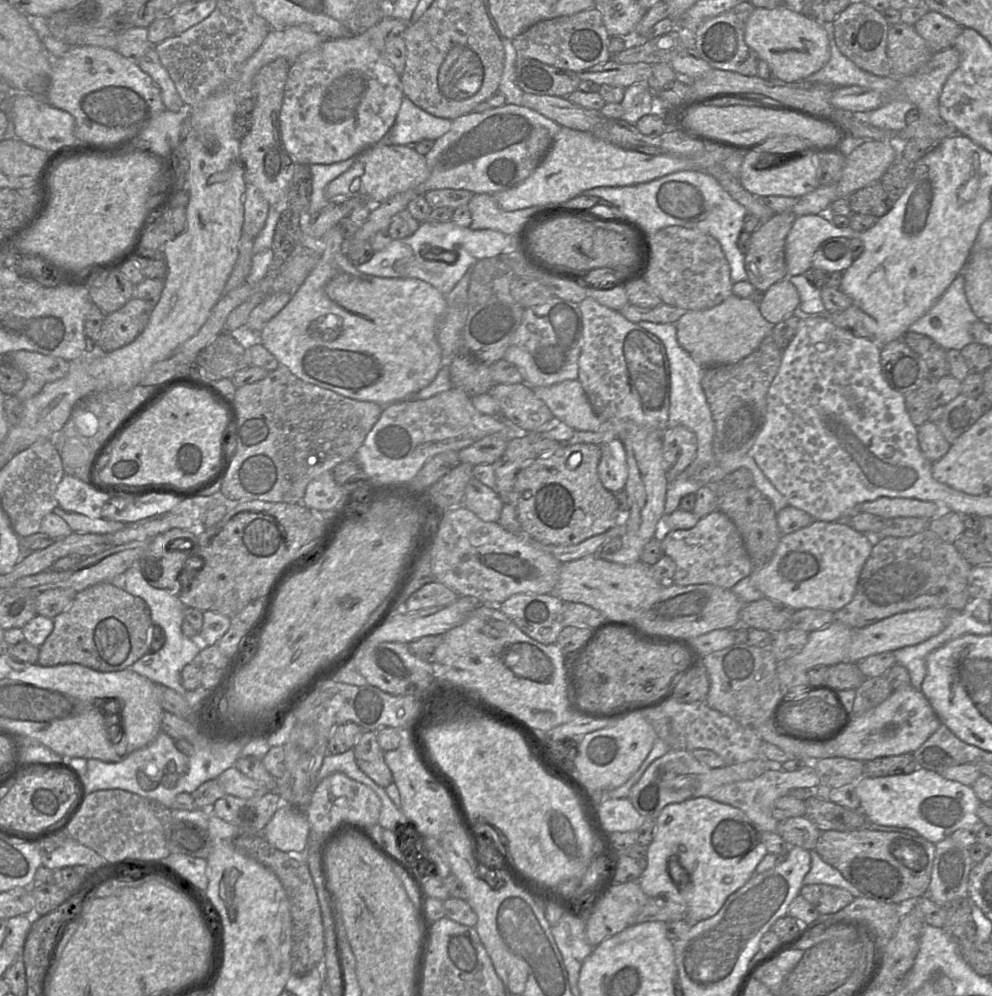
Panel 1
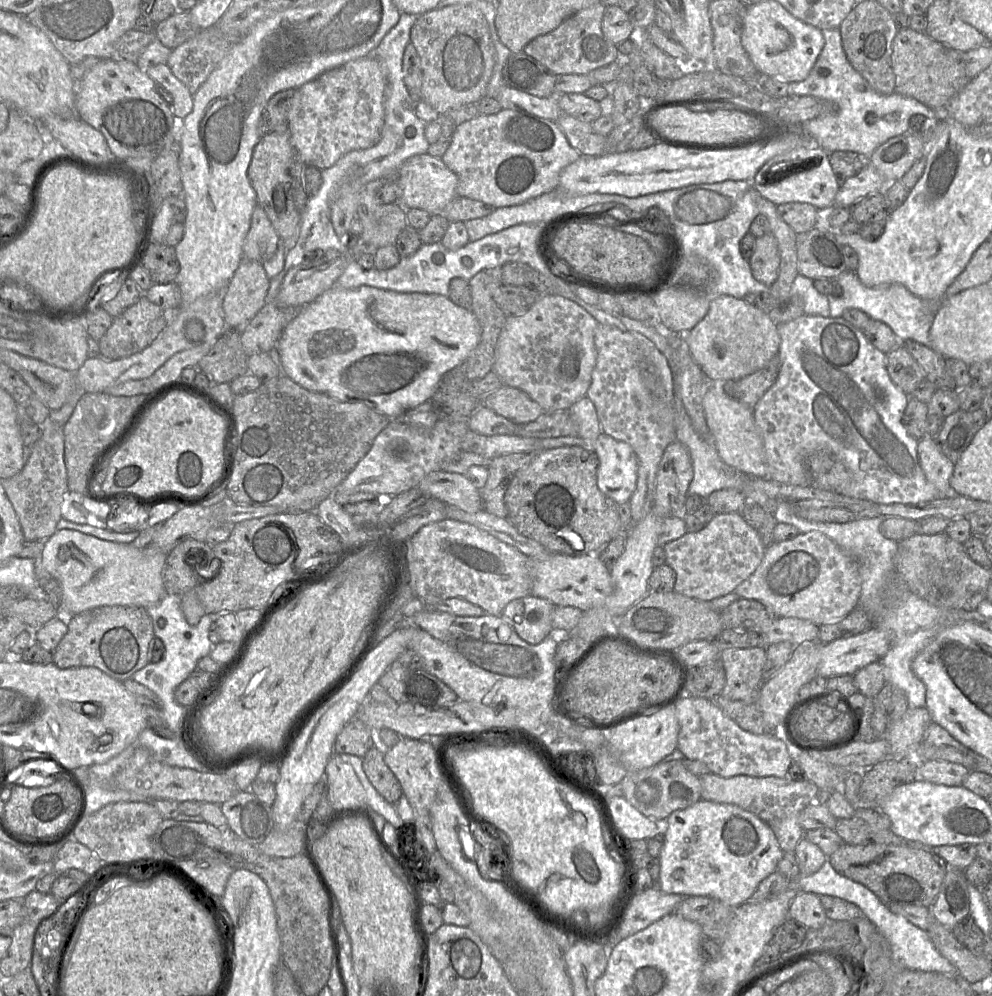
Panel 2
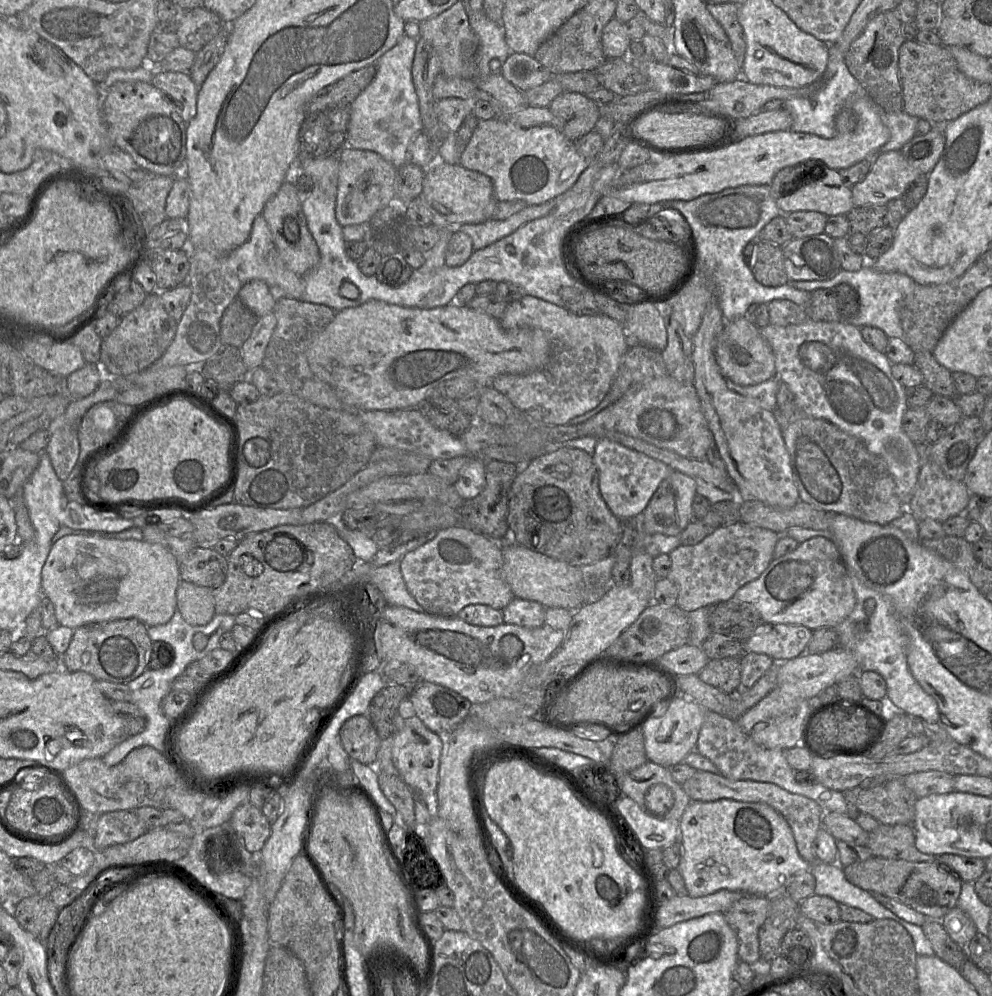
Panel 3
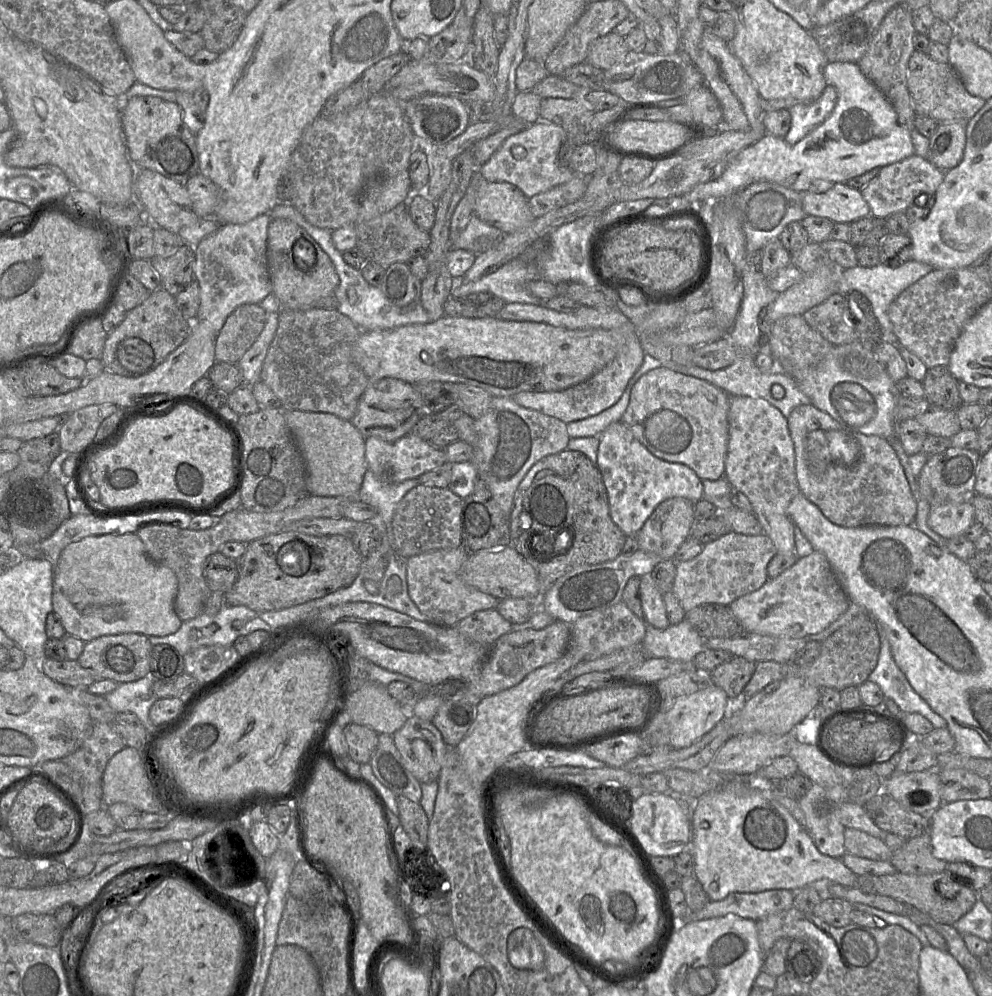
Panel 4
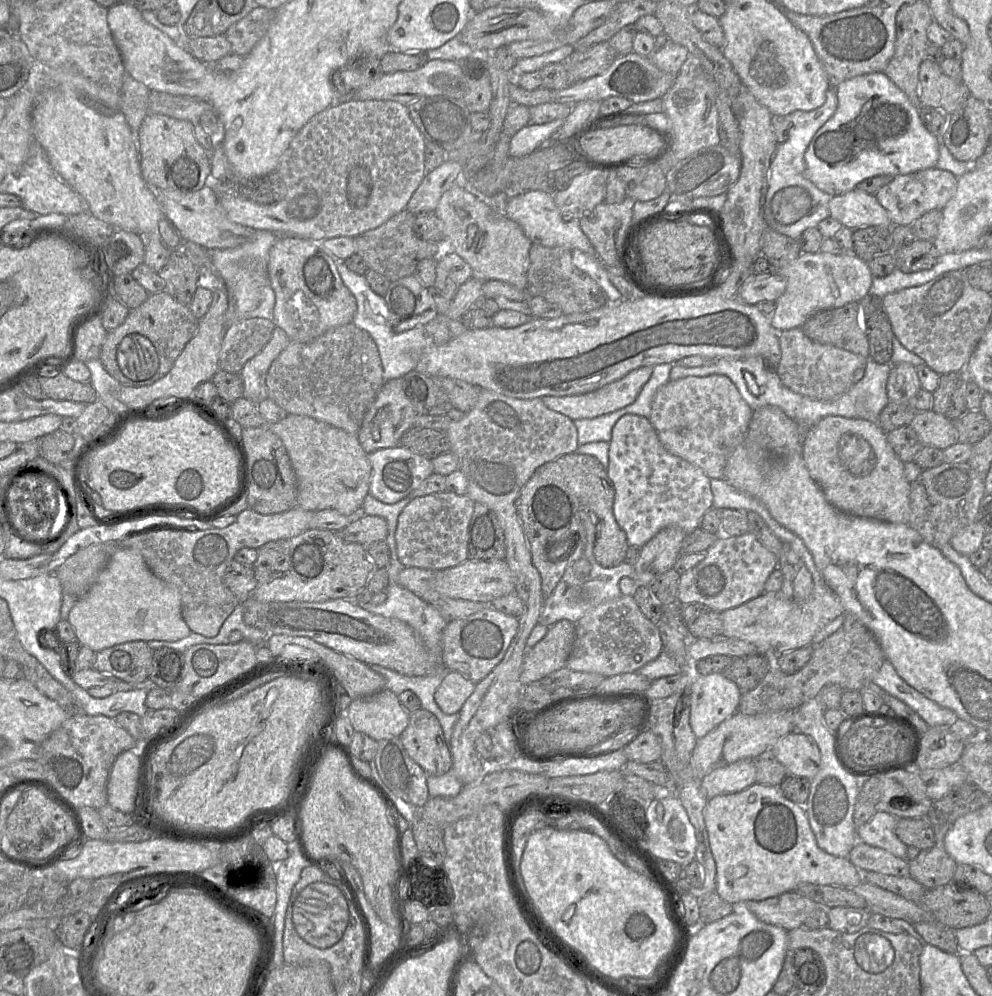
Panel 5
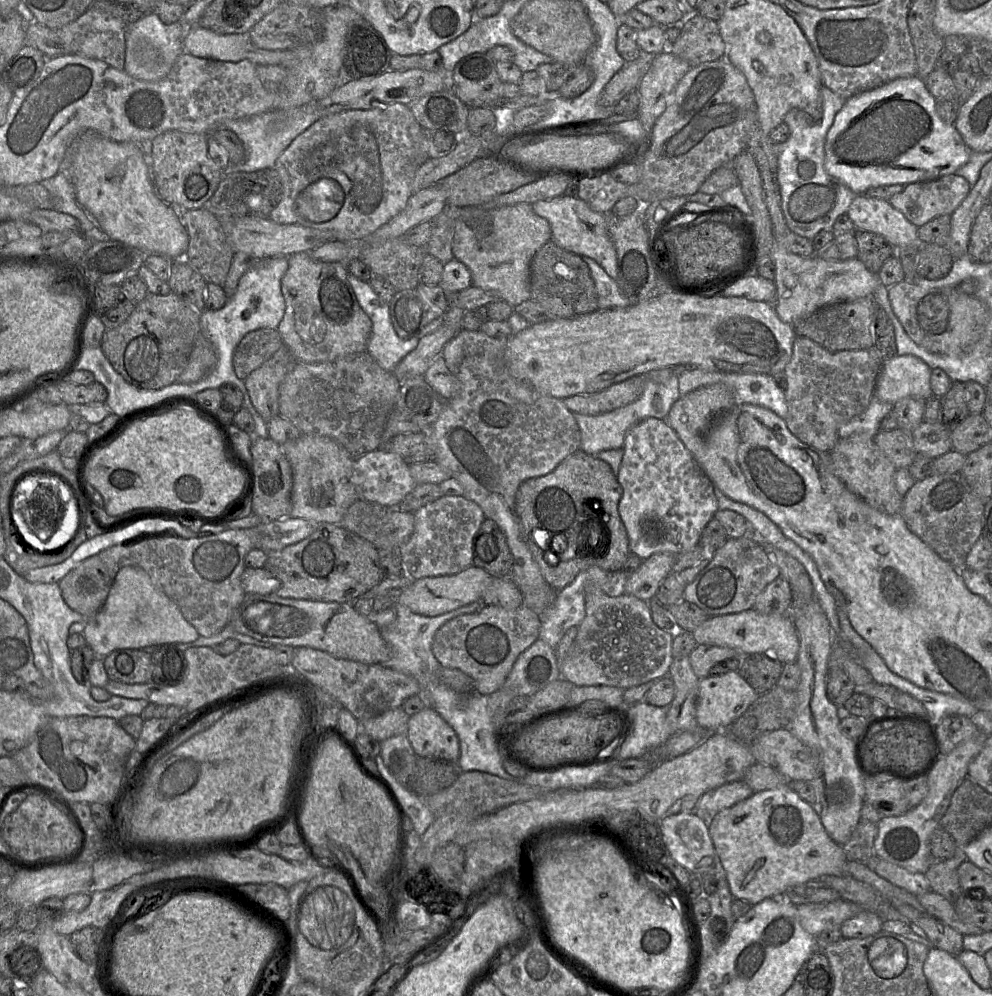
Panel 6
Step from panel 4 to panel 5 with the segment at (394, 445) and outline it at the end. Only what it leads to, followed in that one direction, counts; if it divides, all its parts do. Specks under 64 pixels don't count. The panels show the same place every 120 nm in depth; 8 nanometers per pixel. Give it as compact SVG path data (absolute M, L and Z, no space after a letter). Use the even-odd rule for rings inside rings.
M403 446L376 450L369 454L368 458L371 464L369 494L385 504L394 504L407 497L425 479L434 474L432 459Z

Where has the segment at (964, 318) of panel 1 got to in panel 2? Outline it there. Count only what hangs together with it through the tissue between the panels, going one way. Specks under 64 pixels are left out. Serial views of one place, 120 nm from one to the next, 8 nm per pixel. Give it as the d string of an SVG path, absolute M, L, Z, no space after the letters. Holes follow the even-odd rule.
M845 270L836 278L842 286L841 295L828 295L830 317L841 317L847 309L859 309L871 319L881 321L888 325L901 342L914 340L931 347L930 330L935 314L939 309L940 301L925 301L913 295L901 284L887 284L877 287L865 286L855 272Z

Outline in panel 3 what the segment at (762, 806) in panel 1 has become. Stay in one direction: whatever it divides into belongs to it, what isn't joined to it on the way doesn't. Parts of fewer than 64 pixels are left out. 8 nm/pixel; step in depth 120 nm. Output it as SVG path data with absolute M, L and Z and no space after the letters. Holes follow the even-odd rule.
M696 771L694 775L681 784L691 801L716 801L729 799L740 802L763 803L773 808L788 823L795 840L796 848L803 860L809 864L816 861L813 852L813 842L821 828L823 810L809 798L792 794L775 784L750 780L732 780L721 774L708 771Z

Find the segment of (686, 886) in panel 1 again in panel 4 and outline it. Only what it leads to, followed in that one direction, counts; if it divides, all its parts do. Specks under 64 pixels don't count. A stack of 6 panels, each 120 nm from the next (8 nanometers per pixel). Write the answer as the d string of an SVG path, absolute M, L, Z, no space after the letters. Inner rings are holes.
M751 777L742 779L741 781L723 781L723 784L729 782L740 782L743 784L750 784L750 791L743 795L734 795L728 793L724 789L713 789L709 792L701 795L696 802L696 809L693 814L691 821L691 842L692 842L692 853L695 860L694 876L700 881L705 892L709 896L711 901L720 901L726 898L731 893L758 893L768 890L798 890L802 887L808 886L815 881L828 880L833 884L838 884L846 888L856 887L857 876L848 869L842 862L841 859L832 858L821 854L816 848L813 839L811 838L808 831L803 828L795 818L783 807L775 797L775 791L771 786L762 785L752 781Z

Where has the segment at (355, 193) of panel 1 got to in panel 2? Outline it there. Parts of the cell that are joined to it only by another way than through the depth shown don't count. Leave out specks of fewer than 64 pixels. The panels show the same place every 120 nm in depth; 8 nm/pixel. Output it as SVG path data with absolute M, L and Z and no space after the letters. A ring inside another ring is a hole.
M419 154L409 158L398 170L395 180L402 194L395 202L408 208L419 208L432 215L441 215L444 208L458 195L458 177L439 157Z

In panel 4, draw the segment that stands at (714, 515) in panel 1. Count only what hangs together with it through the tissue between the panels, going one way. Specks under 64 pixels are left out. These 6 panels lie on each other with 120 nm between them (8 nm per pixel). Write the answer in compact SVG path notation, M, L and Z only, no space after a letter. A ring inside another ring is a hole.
M730 531L719 539L704 545L701 553L695 558L676 562L672 592L686 613L702 604L730 605L735 599L758 590L766 583L768 563L777 553L774 543L765 534L744 535Z

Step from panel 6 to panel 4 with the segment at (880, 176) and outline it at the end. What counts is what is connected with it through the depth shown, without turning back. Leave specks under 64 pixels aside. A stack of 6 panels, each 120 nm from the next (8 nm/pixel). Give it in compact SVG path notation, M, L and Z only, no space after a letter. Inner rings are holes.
M829 62L824 75L827 84L835 87L838 94L829 117L794 145L765 134L744 148L730 160L719 178L700 183L685 195L696 204L695 208L703 201L718 201L759 181L776 183L800 193L823 193L831 188L831 182L846 184L851 178L915 154L911 129L899 124L892 104L865 77L857 63Z

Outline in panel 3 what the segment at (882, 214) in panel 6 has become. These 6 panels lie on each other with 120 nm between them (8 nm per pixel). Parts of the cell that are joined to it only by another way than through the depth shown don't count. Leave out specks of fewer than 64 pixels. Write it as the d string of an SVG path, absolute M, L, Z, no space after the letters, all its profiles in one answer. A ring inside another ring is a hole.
M825 165L818 168L823 174L821 177L812 177L813 180L799 185L790 193L775 198L782 214L796 211L815 211L825 216L847 215L854 207L851 187L846 186L836 170Z

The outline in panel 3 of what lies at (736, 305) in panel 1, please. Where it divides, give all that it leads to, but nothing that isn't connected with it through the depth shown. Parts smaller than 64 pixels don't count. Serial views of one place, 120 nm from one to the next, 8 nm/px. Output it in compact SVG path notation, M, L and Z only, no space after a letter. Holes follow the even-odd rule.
M745 316L726 322L718 336L715 356L722 375L727 381L739 385L756 385L776 376L775 358L772 349L761 334L761 329Z

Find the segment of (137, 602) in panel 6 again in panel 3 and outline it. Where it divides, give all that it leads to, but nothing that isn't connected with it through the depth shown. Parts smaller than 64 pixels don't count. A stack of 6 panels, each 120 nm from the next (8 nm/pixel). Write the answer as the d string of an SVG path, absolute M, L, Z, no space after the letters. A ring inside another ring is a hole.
M66 535L52 544L42 569L43 593L54 605L58 624L73 630L91 623L128 618L138 619L148 627L164 625L177 609L179 582L179 564L174 555L164 546L144 540Z

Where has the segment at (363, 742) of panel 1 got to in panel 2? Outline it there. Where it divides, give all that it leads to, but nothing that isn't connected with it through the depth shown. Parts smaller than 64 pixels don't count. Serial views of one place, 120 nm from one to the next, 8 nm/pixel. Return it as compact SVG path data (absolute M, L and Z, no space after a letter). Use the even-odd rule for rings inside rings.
M381 745L373 746L362 758L363 769L376 790L391 804L403 795L397 777L384 761L384 749Z

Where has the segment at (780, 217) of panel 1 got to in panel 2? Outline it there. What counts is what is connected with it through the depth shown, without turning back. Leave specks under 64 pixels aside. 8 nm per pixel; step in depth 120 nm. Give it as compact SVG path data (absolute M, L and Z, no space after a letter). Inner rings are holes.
M771 233L756 238L749 264L752 275L757 281L771 287L777 280L780 254L777 241Z

